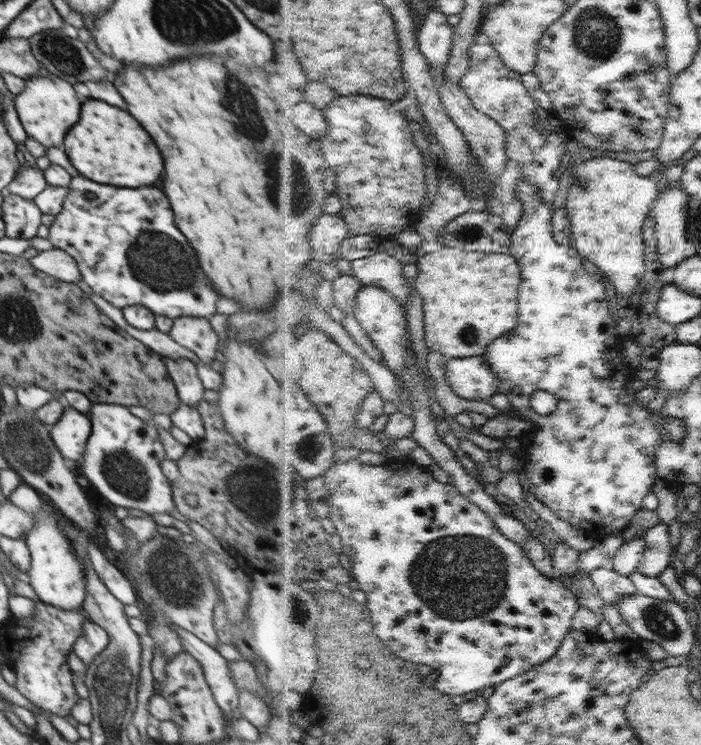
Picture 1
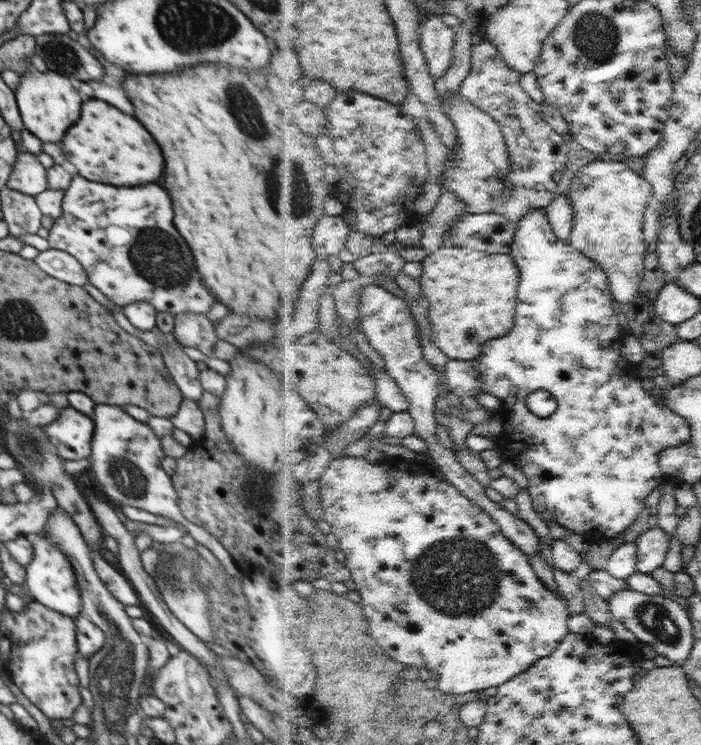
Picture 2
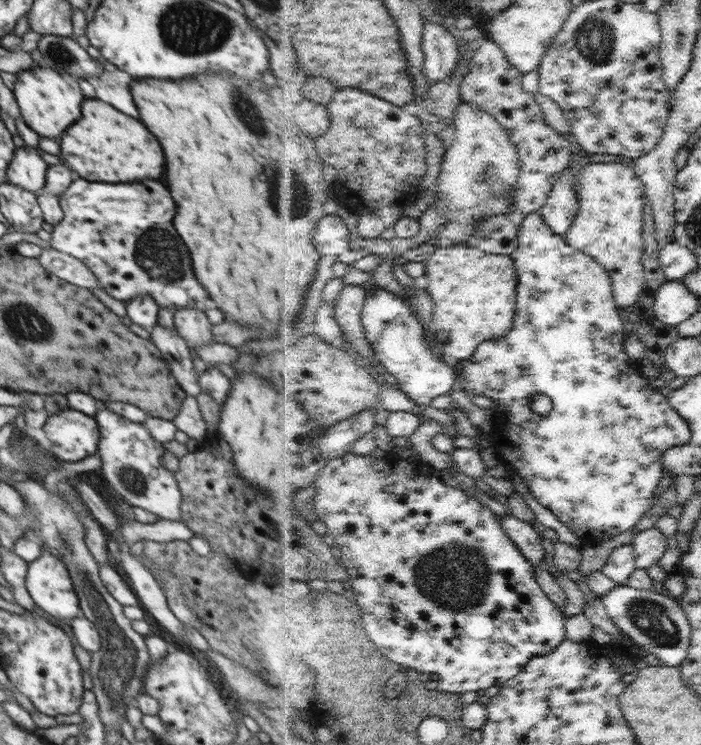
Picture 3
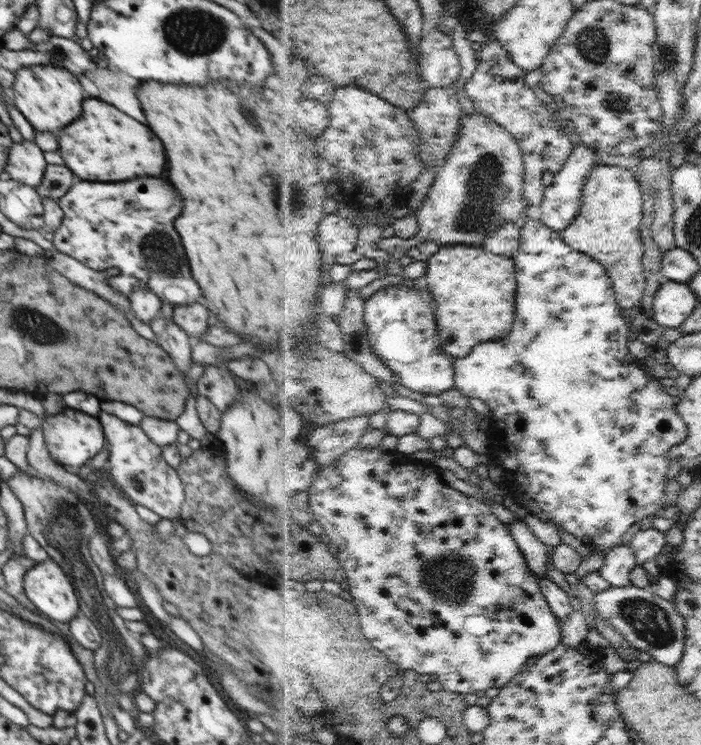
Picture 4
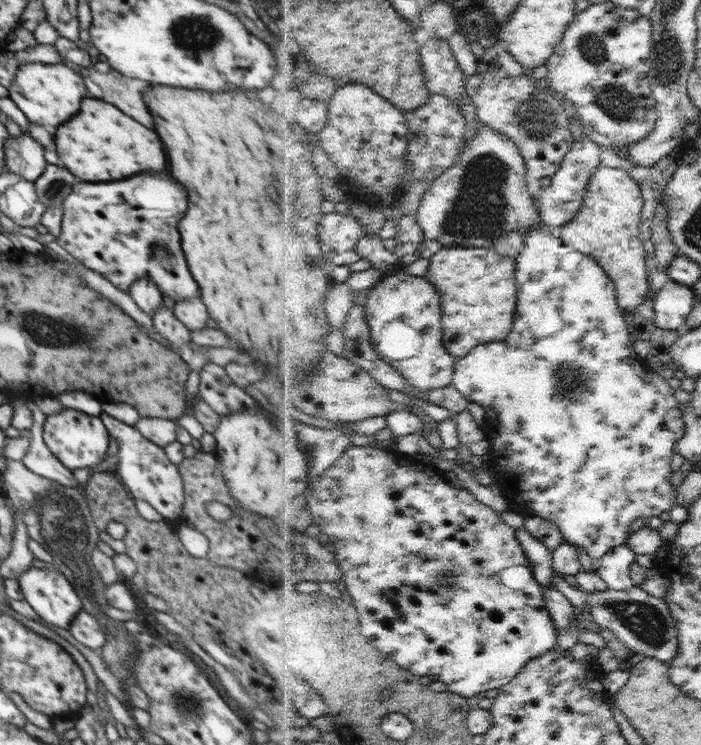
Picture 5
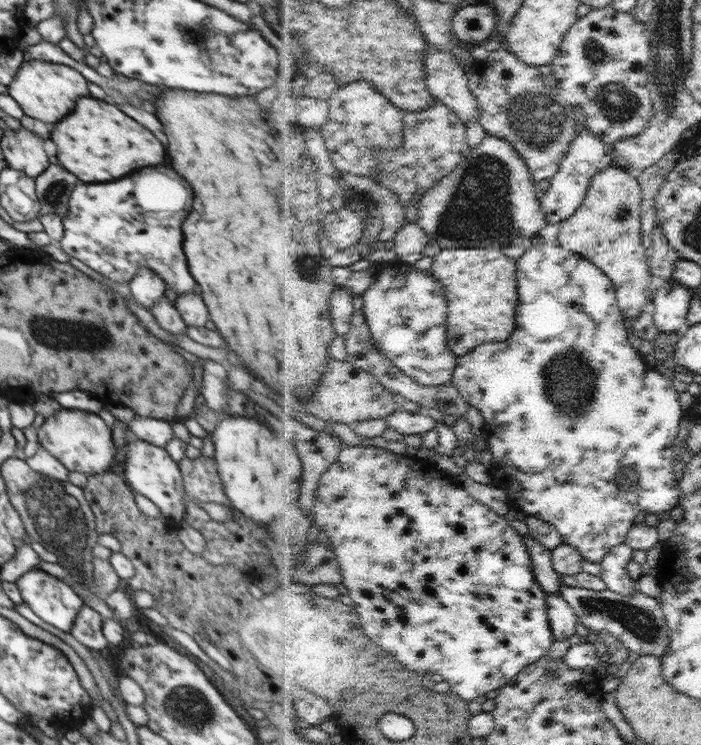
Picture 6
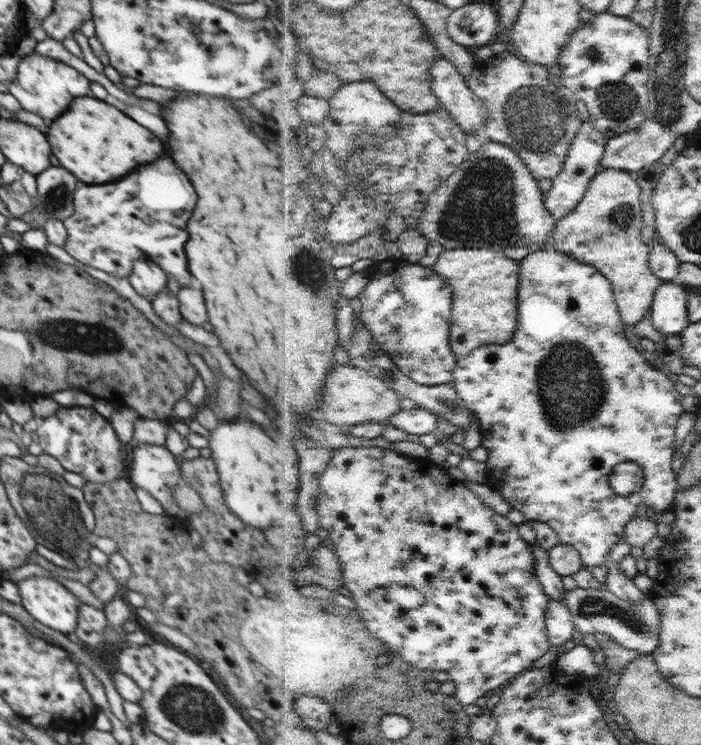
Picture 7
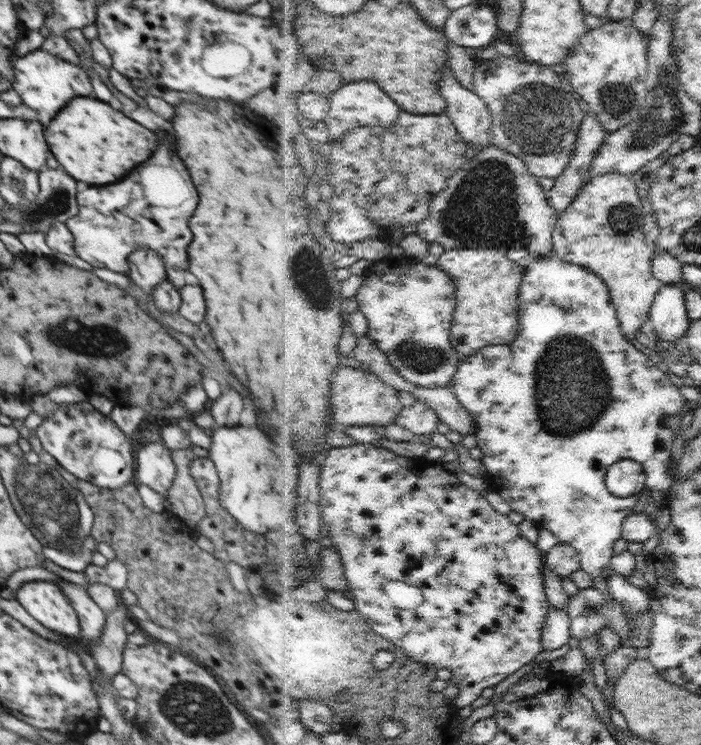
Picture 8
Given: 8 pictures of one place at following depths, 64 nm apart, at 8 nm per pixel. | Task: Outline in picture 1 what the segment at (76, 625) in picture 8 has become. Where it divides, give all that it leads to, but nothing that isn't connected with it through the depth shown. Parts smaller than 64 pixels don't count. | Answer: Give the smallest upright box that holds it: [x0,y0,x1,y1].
[8,482,85,610]

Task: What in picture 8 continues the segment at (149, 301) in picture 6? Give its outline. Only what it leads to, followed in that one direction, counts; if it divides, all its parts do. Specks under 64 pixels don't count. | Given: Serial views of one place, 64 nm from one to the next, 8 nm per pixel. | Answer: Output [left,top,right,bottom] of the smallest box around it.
[128,248,167,294]

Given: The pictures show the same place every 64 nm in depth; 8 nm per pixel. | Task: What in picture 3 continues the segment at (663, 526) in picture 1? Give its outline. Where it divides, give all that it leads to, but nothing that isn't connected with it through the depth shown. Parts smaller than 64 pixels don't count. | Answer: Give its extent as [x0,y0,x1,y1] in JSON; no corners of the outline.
[633,528,668,568]

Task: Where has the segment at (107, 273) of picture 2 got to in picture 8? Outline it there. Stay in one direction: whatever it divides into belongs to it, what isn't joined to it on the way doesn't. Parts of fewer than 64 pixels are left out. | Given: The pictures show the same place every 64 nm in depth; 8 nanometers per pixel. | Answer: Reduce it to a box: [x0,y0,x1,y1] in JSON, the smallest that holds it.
[65,138,198,274]

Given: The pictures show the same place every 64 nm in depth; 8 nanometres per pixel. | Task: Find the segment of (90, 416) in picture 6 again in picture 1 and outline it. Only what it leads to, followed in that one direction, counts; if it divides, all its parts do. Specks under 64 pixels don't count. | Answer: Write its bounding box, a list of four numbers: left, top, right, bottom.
[50,406,91,462]

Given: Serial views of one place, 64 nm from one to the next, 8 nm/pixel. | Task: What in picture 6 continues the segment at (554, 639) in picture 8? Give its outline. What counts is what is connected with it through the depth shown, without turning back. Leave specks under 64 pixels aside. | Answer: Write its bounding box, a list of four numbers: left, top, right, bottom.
[548,593,579,639]

